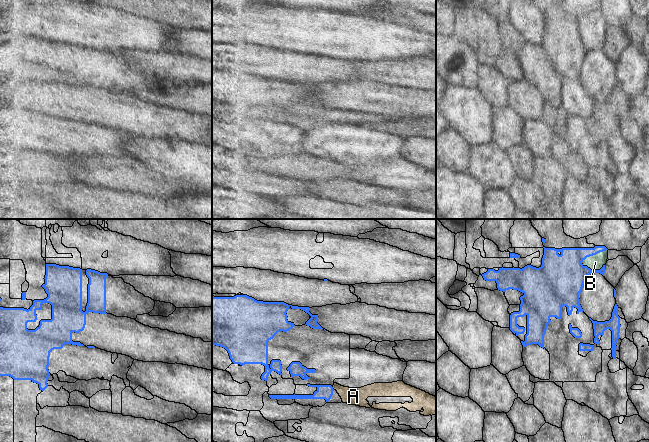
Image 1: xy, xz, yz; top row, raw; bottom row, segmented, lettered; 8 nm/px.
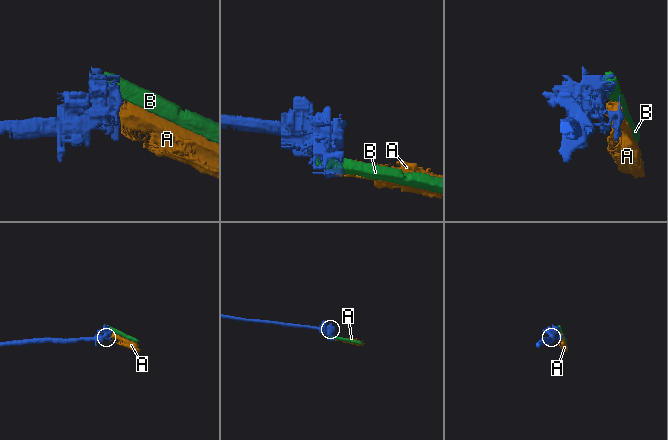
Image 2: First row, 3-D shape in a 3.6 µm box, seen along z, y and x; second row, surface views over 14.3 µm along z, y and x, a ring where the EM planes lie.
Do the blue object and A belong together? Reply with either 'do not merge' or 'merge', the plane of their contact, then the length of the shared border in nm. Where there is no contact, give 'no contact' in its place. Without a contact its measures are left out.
do not merge | xz | 30 nm

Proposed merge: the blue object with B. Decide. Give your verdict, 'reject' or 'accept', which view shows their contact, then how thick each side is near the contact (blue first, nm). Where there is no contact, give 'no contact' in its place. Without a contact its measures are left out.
reject; meets blue in yz; 280 nm thick on the blue side, 120 nm on the other

